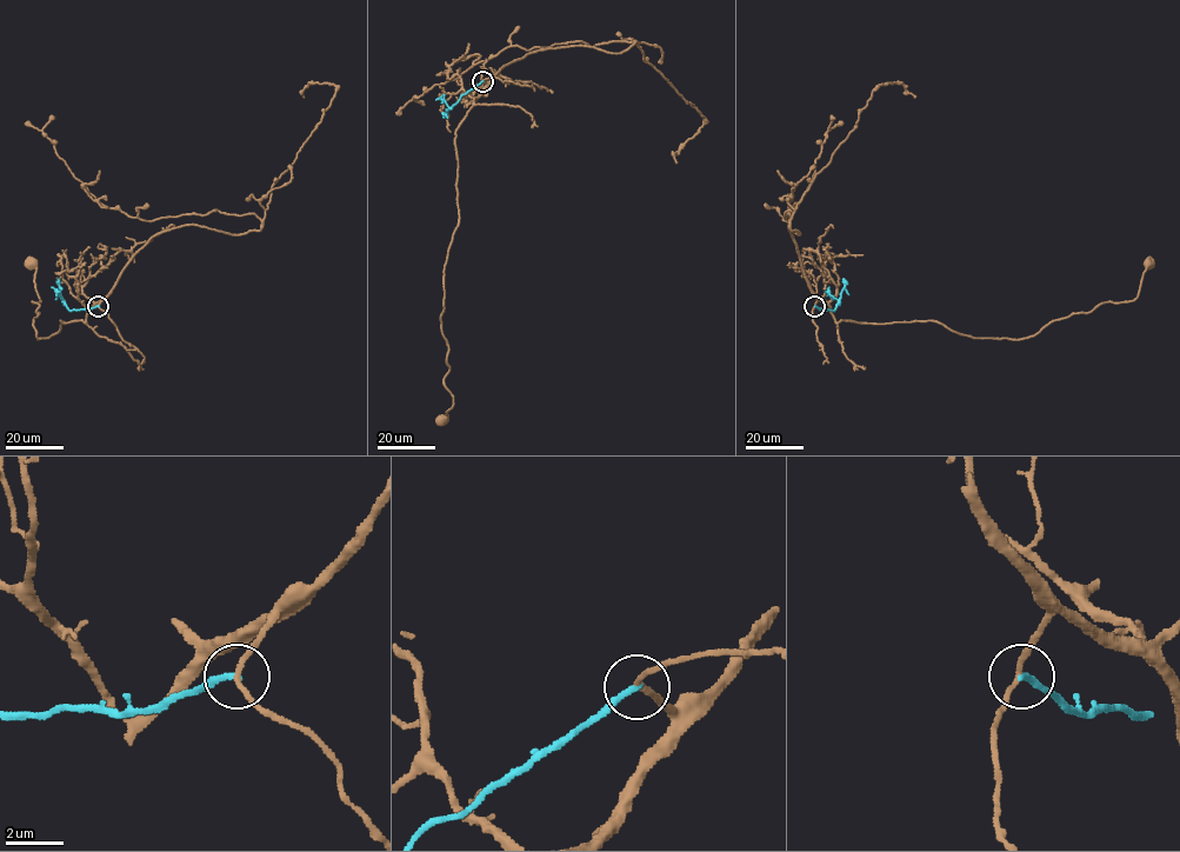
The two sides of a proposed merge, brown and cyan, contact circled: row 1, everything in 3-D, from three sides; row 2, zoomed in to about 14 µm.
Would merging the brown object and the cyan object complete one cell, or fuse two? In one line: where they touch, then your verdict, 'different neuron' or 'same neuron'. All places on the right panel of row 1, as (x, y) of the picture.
place (814, 306); different neuron

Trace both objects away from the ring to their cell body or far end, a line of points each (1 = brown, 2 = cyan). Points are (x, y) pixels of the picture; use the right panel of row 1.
1: (814, 306), (828, 306), (837, 321), (935, 320), (972, 338), (1021, 339), (1108, 301), (1133, 300), (1146, 261)
2: (814, 306), (833, 310), (845, 286), (844, 278)

